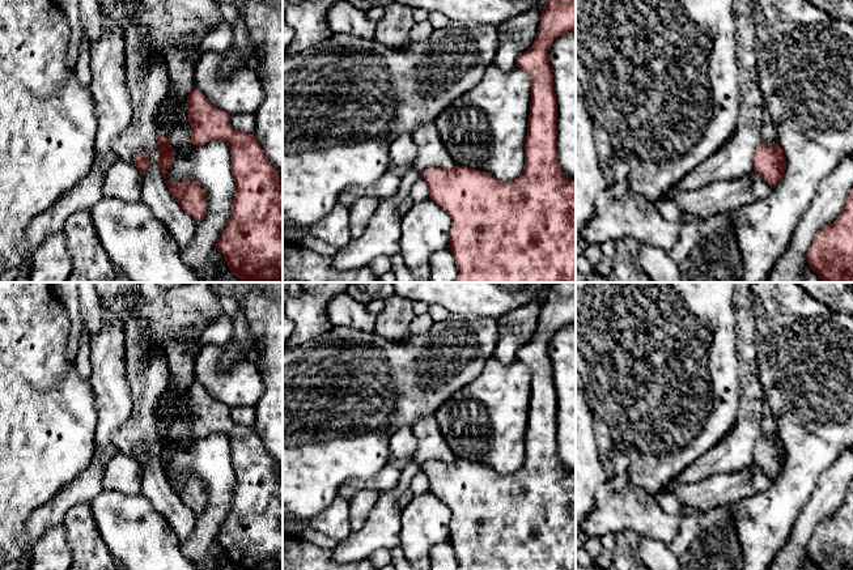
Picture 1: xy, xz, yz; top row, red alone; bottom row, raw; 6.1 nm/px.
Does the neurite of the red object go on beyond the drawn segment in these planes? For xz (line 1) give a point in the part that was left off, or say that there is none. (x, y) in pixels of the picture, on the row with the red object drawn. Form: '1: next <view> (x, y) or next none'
1: next none

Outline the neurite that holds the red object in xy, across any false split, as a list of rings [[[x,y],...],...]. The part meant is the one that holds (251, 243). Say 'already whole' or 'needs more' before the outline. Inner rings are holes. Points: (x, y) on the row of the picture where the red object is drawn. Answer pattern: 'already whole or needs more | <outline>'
already whole | [[[195,88],[187,95],[186,110],[194,145],[224,140],[232,154],[235,193],[230,218],[217,241],[217,251],[222,254],[230,275],[239,281],[280,282],[283,278],[283,183],[276,169],[255,136],[234,129],[230,115],[215,107],[199,89]]]

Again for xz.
already whole | [[[547,0],[542,9],[540,24],[532,46],[517,60],[517,67],[526,72],[531,80],[531,102],[527,123],[527,136],[525,141],[525,170],[519,178],[510,182],[501,182],[489,173],[453,166],[449,169],[428,167],[421,171],[421,178],[426,182],[429,197],[438,204],[451,218],[449,231],[449,248],[457,261],[459,273],[454,282],[576,282],[576,180],[568,179],[557,162],[557,103],[553,90],[553,75],[548,60],[548,51],[555,39],[576,30],[576,0]]]

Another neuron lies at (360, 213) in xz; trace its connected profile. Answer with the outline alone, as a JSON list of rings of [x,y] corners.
[[[364,196],[349,207],[349,234],[358,238],[366,230],[368,224],[377,212],[379,200],[373,196]]]

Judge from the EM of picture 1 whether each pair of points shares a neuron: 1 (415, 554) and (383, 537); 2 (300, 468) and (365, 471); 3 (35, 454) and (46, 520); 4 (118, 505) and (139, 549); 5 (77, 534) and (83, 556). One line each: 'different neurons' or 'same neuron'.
1: different neurons
2: same neuron
3: different neurons
4: same neuron
5: same neuron

